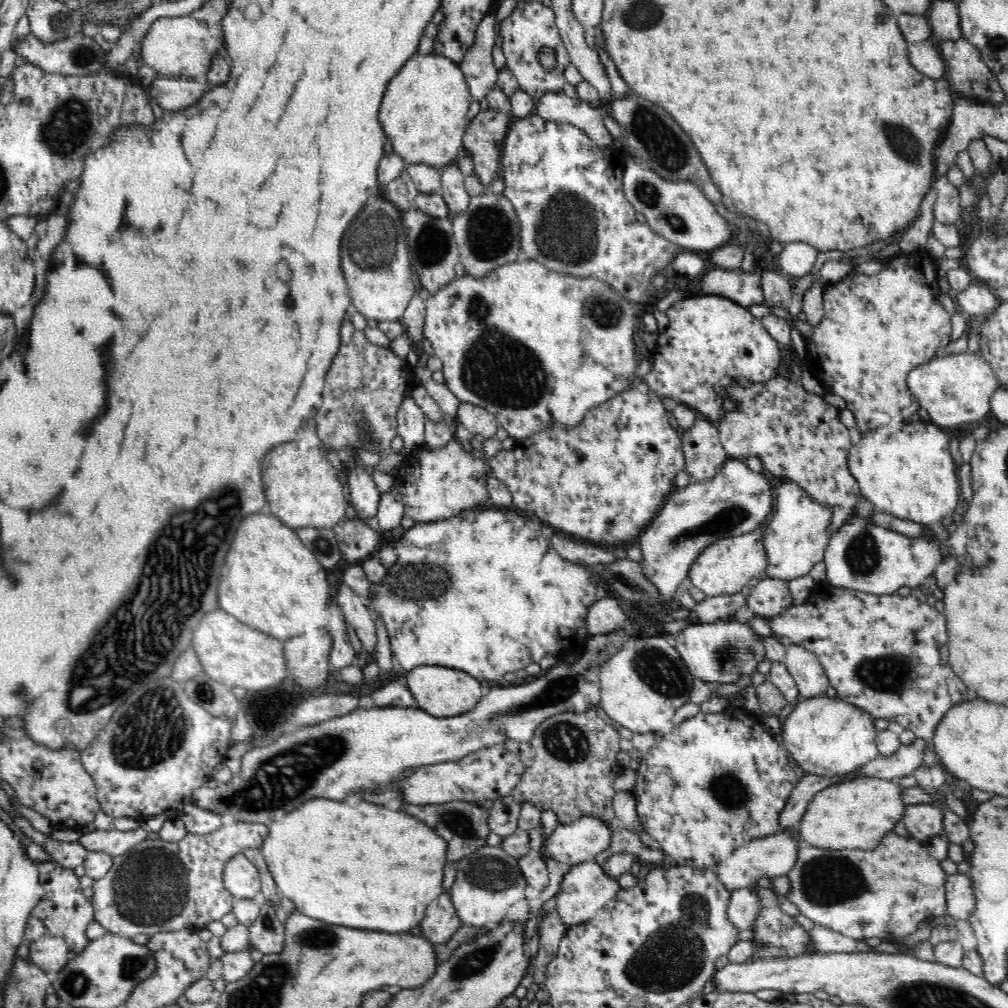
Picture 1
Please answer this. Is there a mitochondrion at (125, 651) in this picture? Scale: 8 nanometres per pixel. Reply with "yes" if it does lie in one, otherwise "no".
yes

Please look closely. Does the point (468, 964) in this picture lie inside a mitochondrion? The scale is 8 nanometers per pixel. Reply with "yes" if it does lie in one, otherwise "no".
yes

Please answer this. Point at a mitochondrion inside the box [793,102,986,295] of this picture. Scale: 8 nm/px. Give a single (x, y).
(901, 141)

